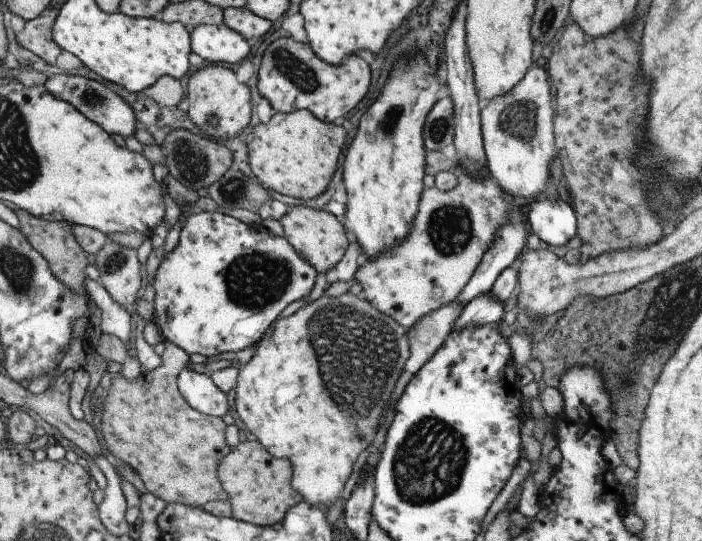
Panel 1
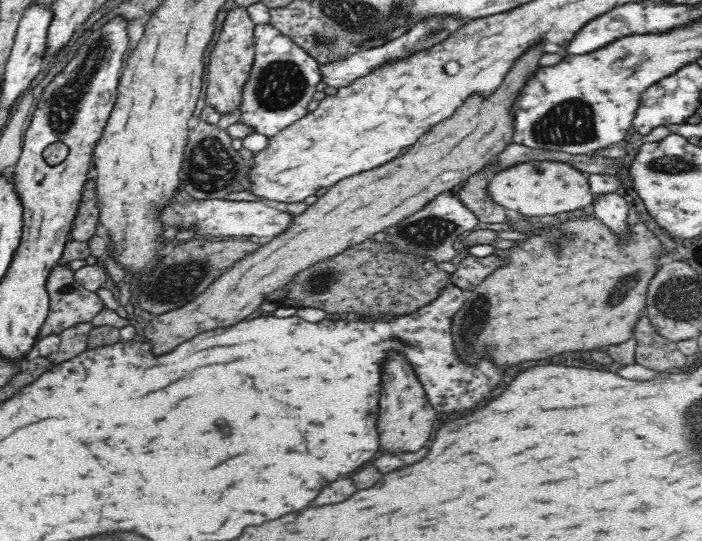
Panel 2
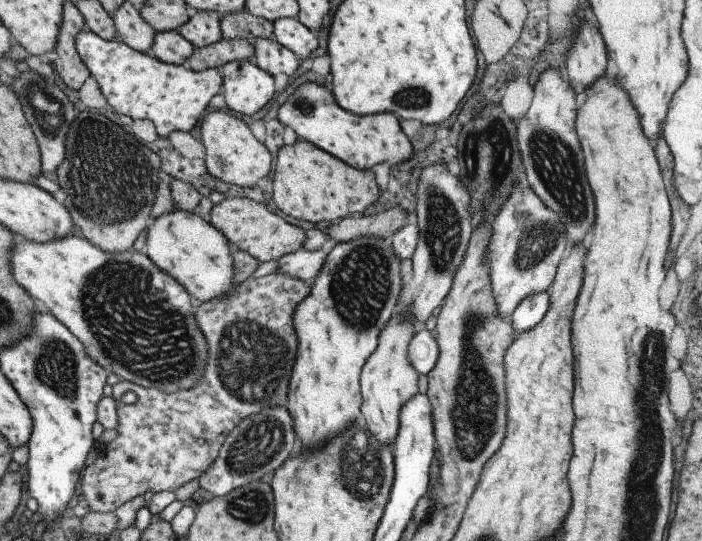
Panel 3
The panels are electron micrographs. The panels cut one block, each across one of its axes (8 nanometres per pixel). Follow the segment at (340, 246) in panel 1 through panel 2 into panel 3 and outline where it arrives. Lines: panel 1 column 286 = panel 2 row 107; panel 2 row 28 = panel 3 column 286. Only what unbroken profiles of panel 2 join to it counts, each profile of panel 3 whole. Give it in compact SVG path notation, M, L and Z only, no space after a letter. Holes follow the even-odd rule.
M229 197L220 203L214 204L211 214L204 216L219 232L223 233L229 244L246 252L260 263L268 260L280 259L287 253L294 253L302 248L306 239L303 230L293 224L289 224L267 210L263 203L247 197Z

